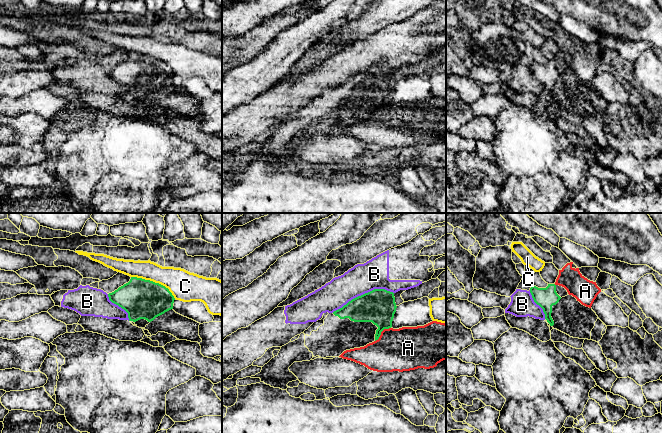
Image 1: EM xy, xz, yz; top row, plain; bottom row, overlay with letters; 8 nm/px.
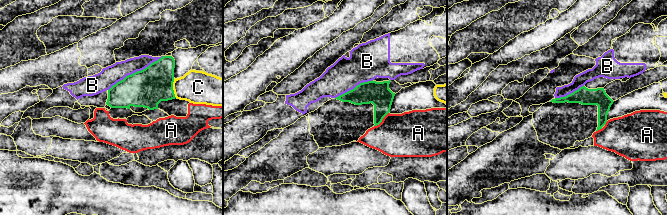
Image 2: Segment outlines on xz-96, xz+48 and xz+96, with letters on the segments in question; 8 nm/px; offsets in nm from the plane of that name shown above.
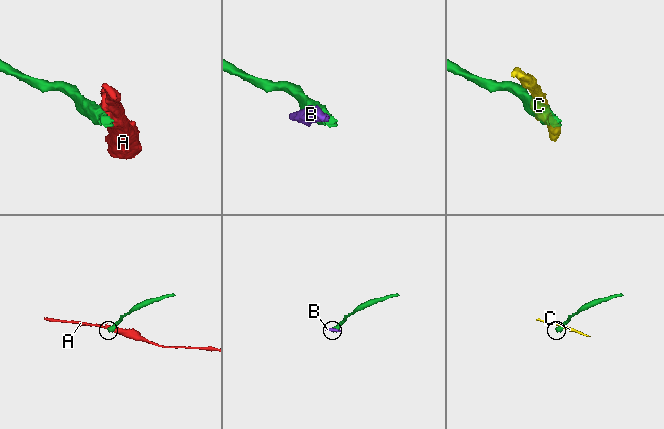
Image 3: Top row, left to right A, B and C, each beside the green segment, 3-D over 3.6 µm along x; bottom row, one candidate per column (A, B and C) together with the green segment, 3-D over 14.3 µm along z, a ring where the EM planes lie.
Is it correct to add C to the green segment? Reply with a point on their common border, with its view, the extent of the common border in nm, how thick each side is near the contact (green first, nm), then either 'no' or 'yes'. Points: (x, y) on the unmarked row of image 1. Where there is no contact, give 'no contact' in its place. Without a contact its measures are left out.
xy (154, 58) | 400 nm | 320/240 nm | no

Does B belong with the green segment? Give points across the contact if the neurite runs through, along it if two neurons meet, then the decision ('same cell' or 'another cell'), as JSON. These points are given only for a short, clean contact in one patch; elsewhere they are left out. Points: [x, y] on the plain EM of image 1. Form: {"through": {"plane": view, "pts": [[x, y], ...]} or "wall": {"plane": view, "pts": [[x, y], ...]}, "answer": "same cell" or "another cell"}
{"answer": "another cell"}

